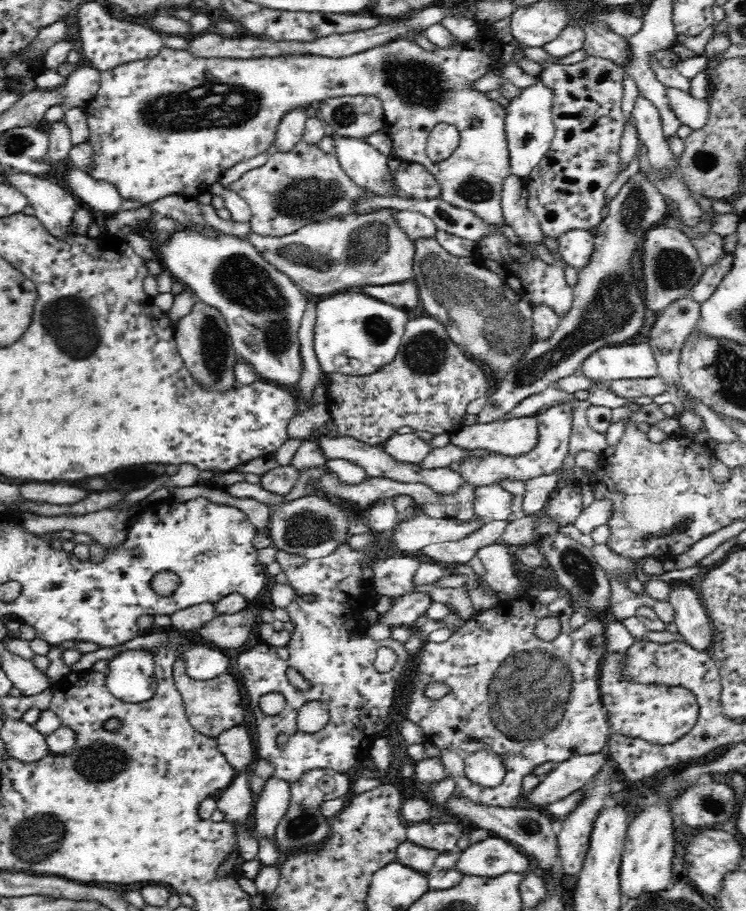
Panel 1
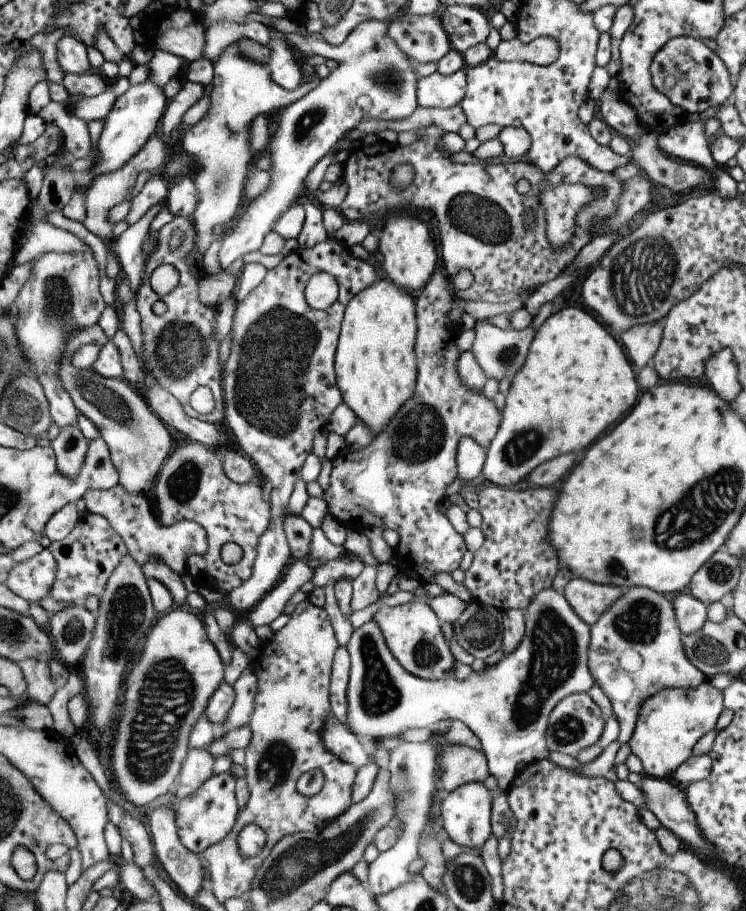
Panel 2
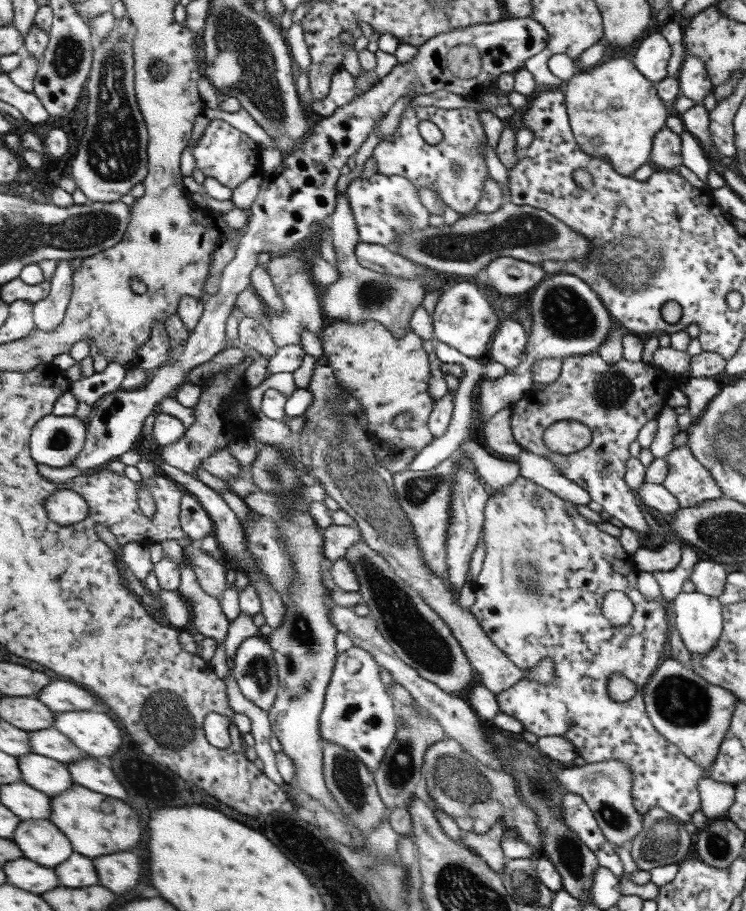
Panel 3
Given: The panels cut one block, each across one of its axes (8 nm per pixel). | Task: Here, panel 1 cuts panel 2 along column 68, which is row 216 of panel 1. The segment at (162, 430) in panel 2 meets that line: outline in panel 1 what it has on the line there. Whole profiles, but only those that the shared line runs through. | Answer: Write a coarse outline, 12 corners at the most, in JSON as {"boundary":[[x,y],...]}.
{"boundary":[[390,214],[246,238],[304,292],[414,280]]}

